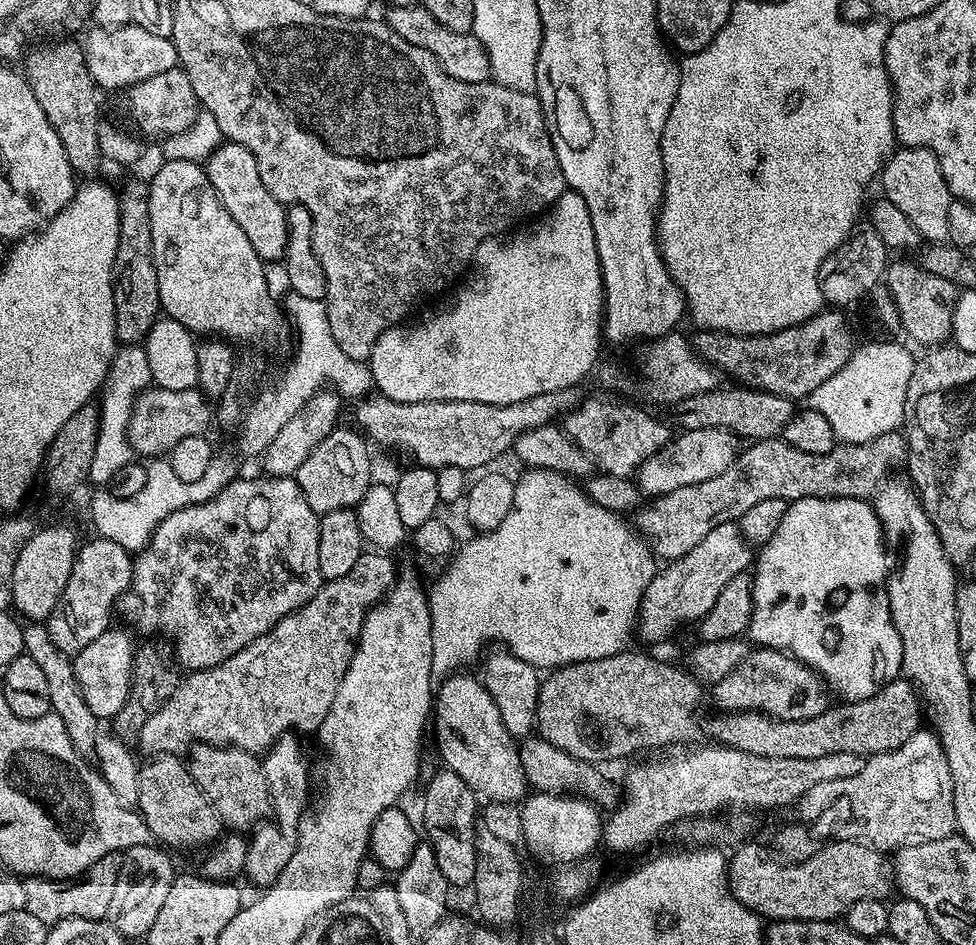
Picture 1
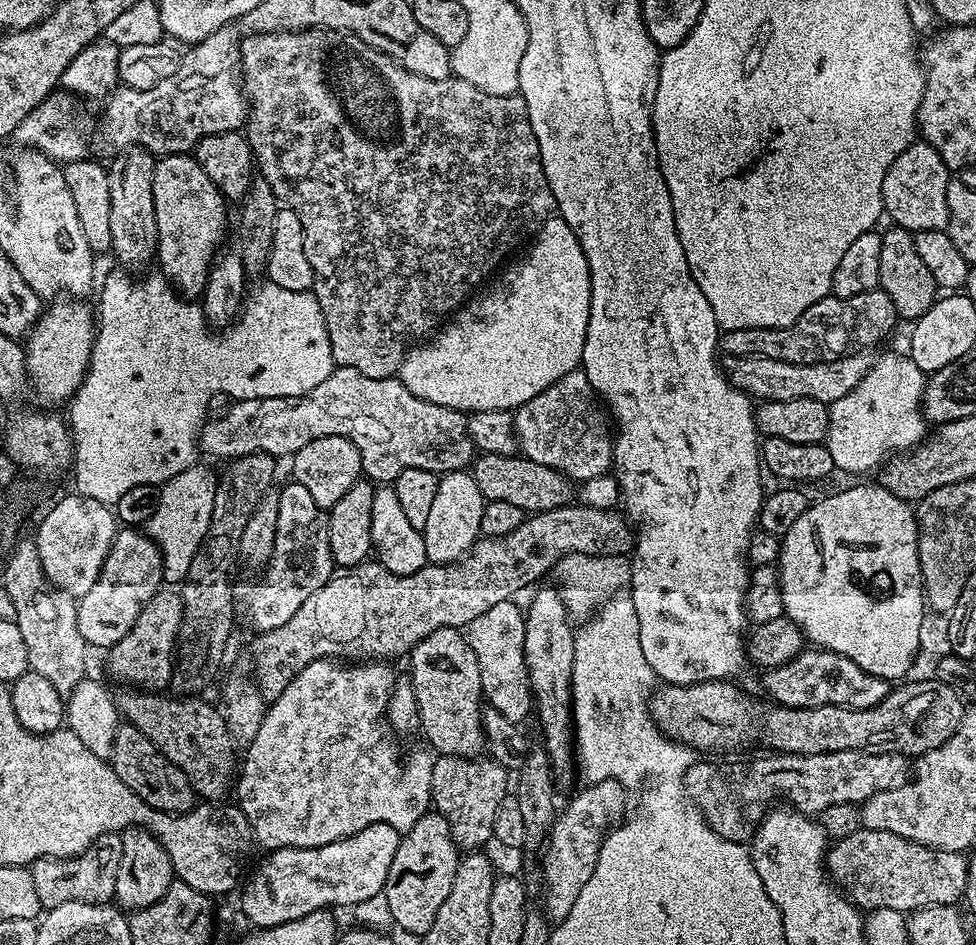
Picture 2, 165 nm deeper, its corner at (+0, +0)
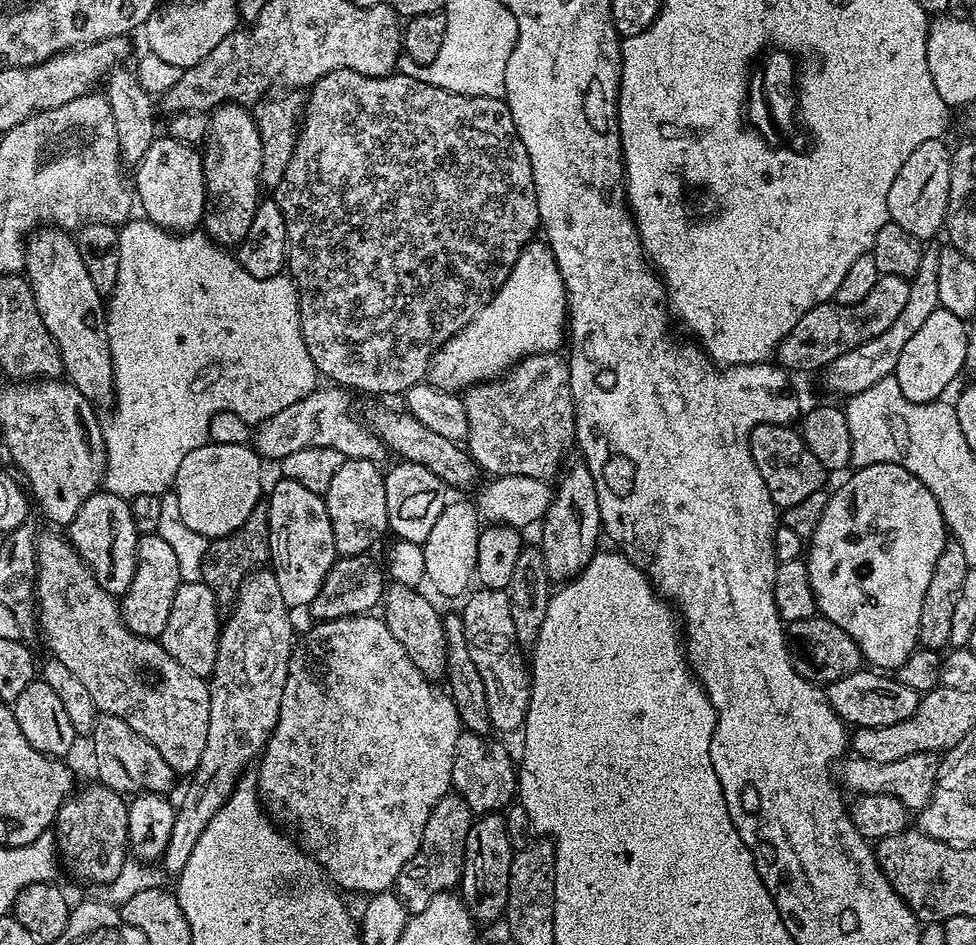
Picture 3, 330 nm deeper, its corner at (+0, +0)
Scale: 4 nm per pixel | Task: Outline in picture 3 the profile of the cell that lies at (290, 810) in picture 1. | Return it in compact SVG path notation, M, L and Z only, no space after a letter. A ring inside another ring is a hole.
M355 615L316 622L301 640L299 637L295 641L292 657L288 663L286 690L282 690L282 706L278 714L278 722L274 726L268 745L259 757L260 773L256 776L256 784L254 783L264 811L273 821L281 825L289 824L293 828L291 831L301 849L320 865L330 877L331 883L345 893L348 891L375 894L387 892L395 885L402 866L406 866L406 862L410 862L410 858L414 858L414 854L420 848L422 834L426 830L426 822L430 822L430 814L434 806L438 806L442 797L449 795L452 788L454 754L462 731L458 710L454 706L452 697L447 691L435 692L432 689L435 688L433 681L426 679L418 670L418 666L410 662L406 650L402 650L402 642L398 642L398 638L390 634L383 619L376 617L375 620L374 616Z

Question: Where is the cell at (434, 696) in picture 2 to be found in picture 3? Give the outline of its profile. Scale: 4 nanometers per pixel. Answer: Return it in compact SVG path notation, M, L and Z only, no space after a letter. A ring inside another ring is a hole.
M389 583L384 589L382 599L382 619L384 625L402 642L402 650L418 666L418 670L426 679L433 682L443 681L446 670L446 634L444 633L444 616L439 612L422 591L415 587L407 588L405 585Z

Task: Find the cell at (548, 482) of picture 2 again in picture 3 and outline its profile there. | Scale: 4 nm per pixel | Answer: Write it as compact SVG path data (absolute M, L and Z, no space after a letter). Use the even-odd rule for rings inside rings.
M376 408L369 414L368 420L376 435L384 441L387 451L397 452L401 461L426 466L426 470L430 470L430 474L438 474L449 489L477 487L476 479L481 479L482 473L467 451L457 441L442 438L442 434L434 434L434 430L422 426L422 422L418 422L418 418L411 416L407 410L395 412L392 408Z

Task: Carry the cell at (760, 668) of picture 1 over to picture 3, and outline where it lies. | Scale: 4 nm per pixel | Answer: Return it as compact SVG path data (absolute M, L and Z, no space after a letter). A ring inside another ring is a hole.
M861 670L838 678L838 682L827 685L826 695L830 706L844 721L845 725L857 728L877 728L894 726L894 722L906 722L914 710L918 710L921 693L902 686L895 675L880 670Z

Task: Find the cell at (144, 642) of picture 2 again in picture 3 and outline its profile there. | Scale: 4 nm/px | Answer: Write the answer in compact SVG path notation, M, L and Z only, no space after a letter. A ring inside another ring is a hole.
M180 583L178 594L174 594L174 606L170 606L170 618L166 630L158 637L160 645L190 674L211 677L214 662L218 658L218 642L222 627L222 612L216 607L216 595L205 584Z

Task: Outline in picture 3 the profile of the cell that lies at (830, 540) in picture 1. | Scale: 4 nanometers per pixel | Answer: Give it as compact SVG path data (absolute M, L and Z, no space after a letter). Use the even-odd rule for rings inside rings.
M875 464L865 468L856 468L853 473L853 476L836 493L833 491L829 495L826 510L822 510L822 522L818 522L818 530L814 530L814 534L807 541L806 563L810 574L810 586L814 590L819 615L834 622L834 626L842 626L842 630L846 630L846 634L850 634L850 638L858 642L860 653L864 655L865 661L873 669L895 670L902 666L902 662L906 662L906 658L910 658L910 654L916 651L920 643L918 618L922 614L922 598L926 598L926 586L930 586L930 574L934 574L938 554L942 554L946 543L944 515L934 494L930 494L930 490L926 490L926 486L922 486L922 482L918 482L918 478L902 466Z

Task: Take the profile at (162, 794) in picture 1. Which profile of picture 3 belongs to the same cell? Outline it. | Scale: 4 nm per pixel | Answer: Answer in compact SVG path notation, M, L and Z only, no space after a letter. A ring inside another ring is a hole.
M100 714L96 717L96 725L90 733L92 740L92 756L96 759L96 772L99 783L113 788L121 794L139 794L142 792L171 793L172 783L178 780L177 773L166 766L162 754L142 738L120 716Z

